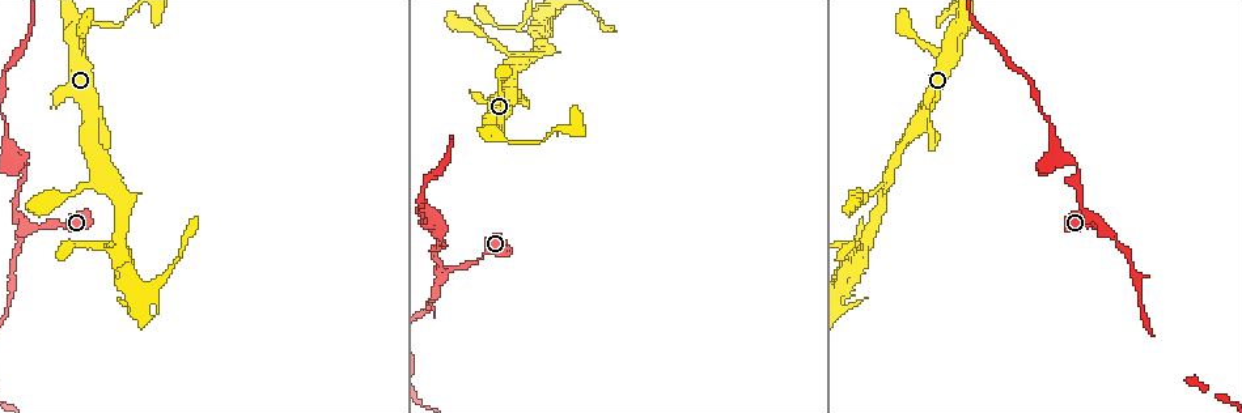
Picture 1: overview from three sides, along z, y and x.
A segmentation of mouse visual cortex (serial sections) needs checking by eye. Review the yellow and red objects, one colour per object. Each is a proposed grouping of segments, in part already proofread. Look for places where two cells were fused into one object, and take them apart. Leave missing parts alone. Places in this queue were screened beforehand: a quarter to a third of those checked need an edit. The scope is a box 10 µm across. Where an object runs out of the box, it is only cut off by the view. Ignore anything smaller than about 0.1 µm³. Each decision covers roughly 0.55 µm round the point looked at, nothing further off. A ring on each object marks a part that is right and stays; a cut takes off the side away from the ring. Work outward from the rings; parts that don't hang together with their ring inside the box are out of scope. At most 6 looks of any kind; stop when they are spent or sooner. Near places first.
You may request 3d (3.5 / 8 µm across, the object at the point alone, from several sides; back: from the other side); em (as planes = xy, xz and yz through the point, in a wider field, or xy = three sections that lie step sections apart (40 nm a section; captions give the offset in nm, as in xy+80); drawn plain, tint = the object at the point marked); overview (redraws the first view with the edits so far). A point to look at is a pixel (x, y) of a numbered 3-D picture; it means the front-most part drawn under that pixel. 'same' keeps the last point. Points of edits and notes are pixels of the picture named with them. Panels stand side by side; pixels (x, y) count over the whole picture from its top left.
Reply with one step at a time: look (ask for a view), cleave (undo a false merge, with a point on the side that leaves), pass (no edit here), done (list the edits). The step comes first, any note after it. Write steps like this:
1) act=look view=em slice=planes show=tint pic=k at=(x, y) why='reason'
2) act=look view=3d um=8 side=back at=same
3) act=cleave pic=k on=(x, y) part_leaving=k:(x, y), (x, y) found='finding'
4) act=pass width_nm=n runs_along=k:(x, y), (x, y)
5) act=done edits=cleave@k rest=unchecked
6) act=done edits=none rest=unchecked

act=look view=3d um=3.5 pic=1 at=(1106, 227) why='thin neck'

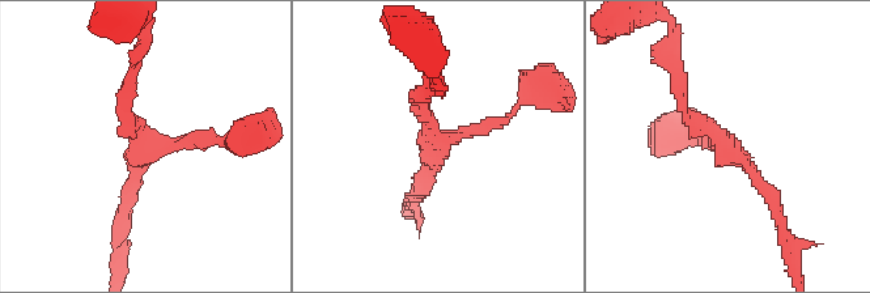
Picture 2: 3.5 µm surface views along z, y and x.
act=look view=em slice=xy step=3 show=tint pic=2 at=(728, 142) arms=3 arm_widths_nm=150,150,150

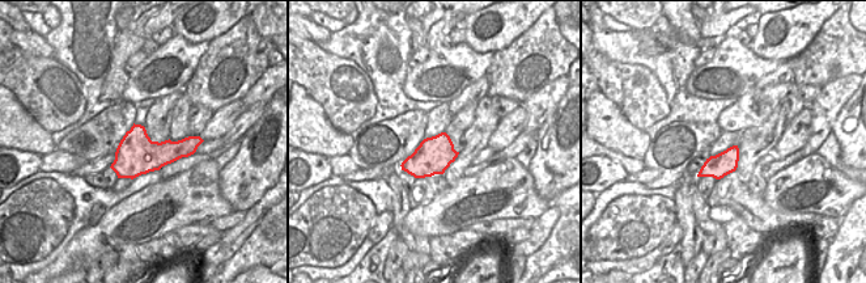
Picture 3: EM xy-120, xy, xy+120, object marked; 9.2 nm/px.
act=look view=em slice=xy step=2 show=tint at=same

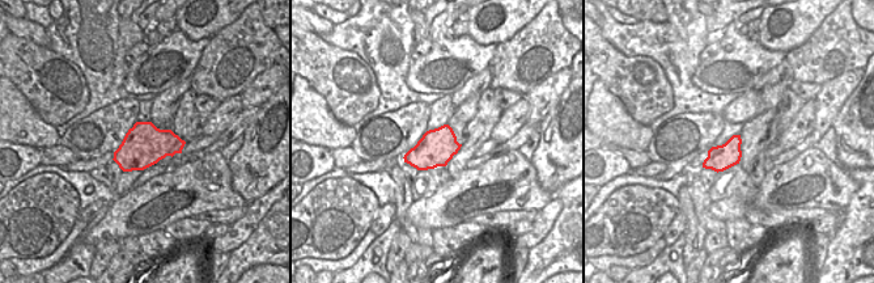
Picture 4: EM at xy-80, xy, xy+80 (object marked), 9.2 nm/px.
act=pass runs_along=2:(232, 140), (155, 144), (123, 92) found='all the same cell'

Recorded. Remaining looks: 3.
act=look view=3d um=3.5 pic=1 at=(888, 177) why='side arm on a straight run'

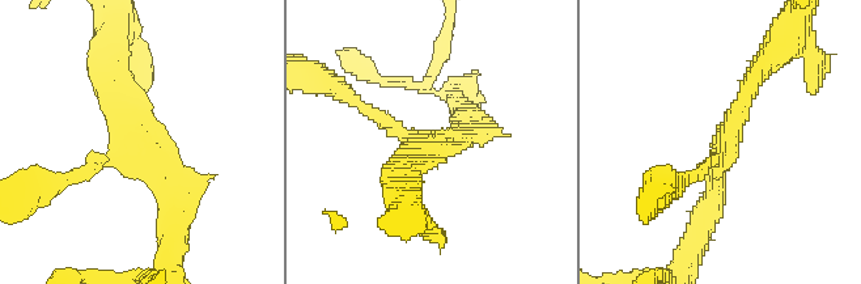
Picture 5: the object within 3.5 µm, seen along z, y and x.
act=look view=em slice=xy step=1 show=tint pic=5 at=(431, 148) arms=3 arm_widths_nm=150,250,250 why='shape alone is not enough'

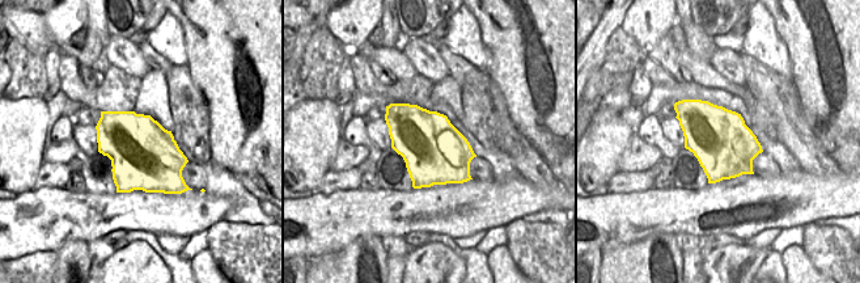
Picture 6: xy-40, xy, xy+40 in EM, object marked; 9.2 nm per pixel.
act=look view=em slice=xy step=3 show=tint at=same why='another direction'

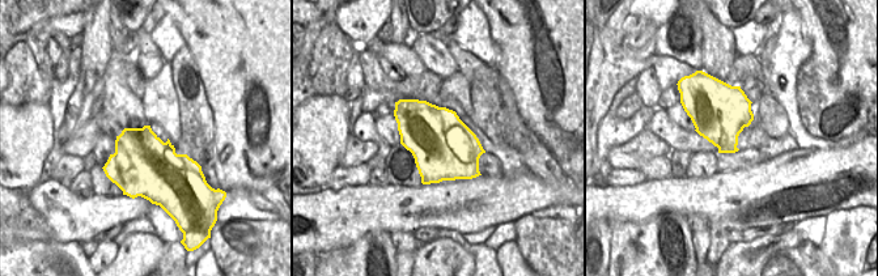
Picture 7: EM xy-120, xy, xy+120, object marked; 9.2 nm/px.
act=pass width_nm=600 runs_along=5:(114, 70), (174, 215) found='one cell here'

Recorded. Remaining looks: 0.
act=done edits=none rest=unchecked

